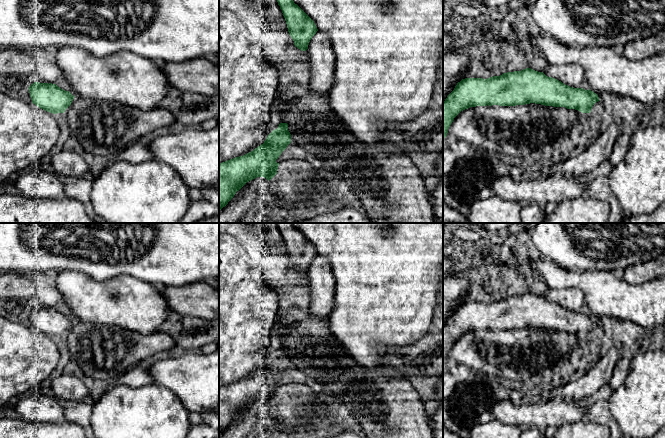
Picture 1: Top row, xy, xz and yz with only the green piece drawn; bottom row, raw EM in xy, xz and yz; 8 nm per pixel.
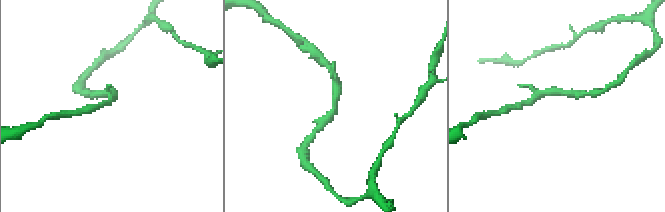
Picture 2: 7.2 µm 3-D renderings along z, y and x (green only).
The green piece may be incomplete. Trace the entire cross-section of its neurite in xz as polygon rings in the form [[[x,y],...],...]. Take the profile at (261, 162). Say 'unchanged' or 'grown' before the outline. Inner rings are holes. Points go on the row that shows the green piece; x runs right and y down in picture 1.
unchanged | [[[280,123],[263,144],[253,151],[219,164],[219,211],[247,182],[264,177],[271,180],[278,170],[276,160],[291,143],[287,123]]]

